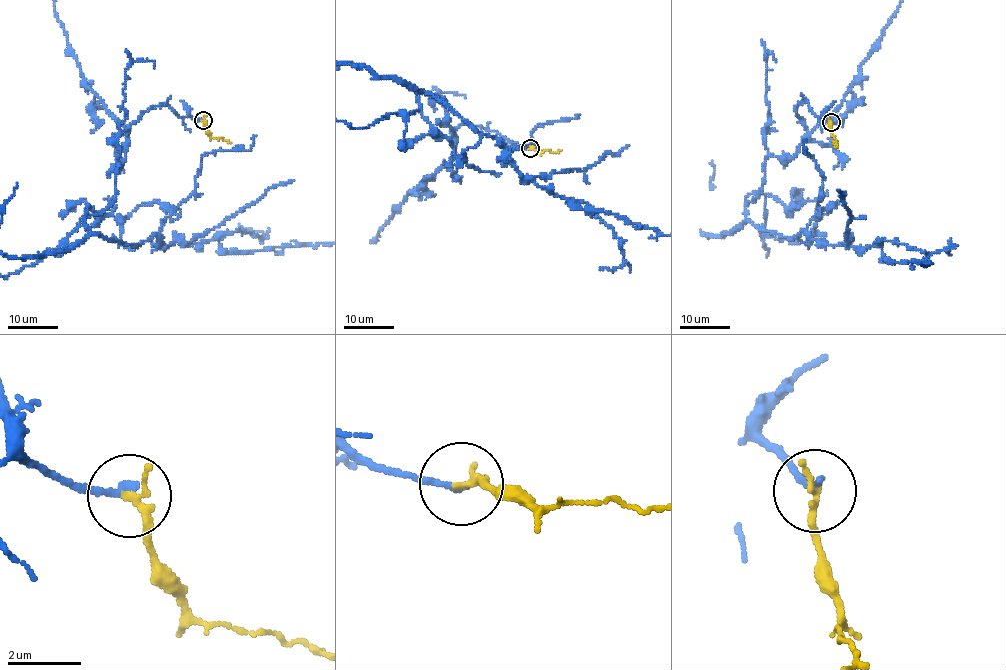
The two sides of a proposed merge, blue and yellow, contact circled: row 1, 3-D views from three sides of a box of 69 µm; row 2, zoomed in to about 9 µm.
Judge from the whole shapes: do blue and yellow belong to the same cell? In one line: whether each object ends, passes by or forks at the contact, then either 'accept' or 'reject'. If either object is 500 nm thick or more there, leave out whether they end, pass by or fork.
blue ends; yellow ends; accept

